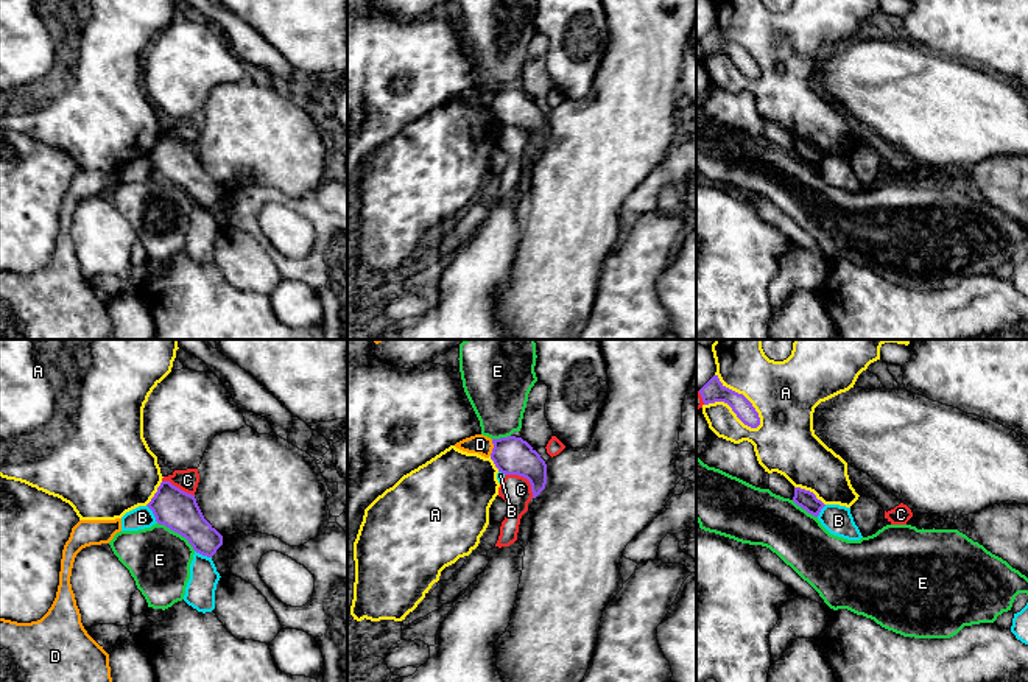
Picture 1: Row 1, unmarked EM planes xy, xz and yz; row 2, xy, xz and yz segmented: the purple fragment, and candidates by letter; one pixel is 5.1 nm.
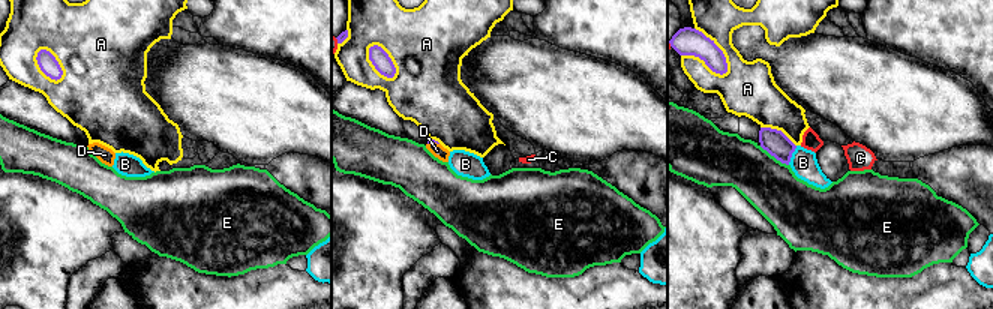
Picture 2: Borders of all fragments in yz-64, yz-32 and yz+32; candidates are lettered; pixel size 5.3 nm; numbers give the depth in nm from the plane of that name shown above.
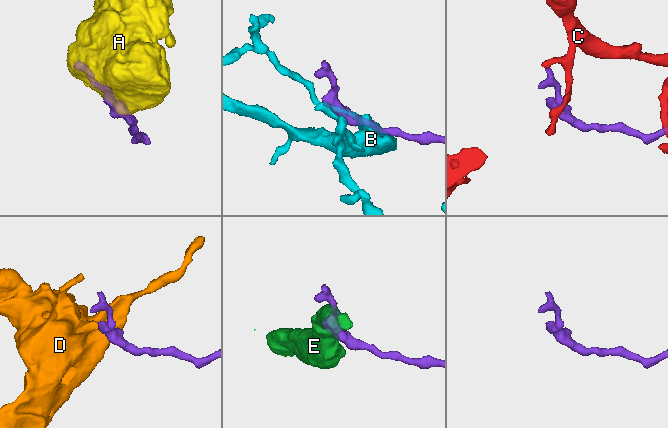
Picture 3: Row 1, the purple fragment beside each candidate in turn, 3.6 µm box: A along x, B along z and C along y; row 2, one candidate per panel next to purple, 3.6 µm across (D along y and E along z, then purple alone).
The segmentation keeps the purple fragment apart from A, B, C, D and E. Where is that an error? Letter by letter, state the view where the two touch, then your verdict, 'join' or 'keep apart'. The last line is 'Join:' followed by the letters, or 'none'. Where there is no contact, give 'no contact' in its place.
A: contact in yz; keep apart
B: contact in xy; keep apart
C: contact in xz; keep apart
D: contact in xz; keep apart
E: contact in xy; keep apart
Join: none

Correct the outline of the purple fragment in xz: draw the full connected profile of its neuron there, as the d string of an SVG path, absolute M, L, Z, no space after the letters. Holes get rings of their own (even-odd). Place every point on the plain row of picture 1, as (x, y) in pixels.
M516 87L492 90L492 95L491 111L498 123L526 129L533 149L536 149L547 135L547 115L540 106L526 92Z

